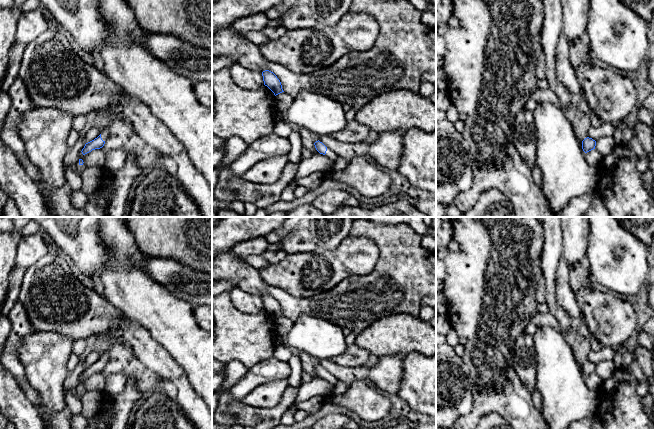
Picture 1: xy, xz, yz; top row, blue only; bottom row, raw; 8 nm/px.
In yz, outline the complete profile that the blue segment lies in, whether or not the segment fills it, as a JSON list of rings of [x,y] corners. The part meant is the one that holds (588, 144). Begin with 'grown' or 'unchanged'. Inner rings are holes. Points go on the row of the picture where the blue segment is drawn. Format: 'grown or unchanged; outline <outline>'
unchanged; outline [[[587,137],[582,141],[582,149],[585,153],[595,149],[595,146],[596,141],[593,140],[592,138]]]

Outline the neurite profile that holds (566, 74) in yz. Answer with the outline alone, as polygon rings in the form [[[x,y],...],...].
[[[564,32],[559,36],[556,47],[555,66],[559,82],[573,96],[580,92],[580,83],[570,60],[570,45]]]

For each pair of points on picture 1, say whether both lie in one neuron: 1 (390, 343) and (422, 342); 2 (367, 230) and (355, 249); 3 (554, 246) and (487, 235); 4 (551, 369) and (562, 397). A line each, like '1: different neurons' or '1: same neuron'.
1: same neuron
2: different neurons
3: different neurons
4: same neuron

